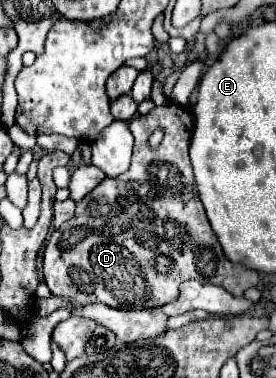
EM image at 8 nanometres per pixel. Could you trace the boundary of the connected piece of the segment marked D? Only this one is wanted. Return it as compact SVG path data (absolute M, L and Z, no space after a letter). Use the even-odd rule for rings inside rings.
M168 101L160 107L154 107L148 115L136 117L130 123L130 131L136 139L130 169L120 177L104 179L92 193L76 203L76 215L52 233L44 249L44 281L54 295L68 297L74 305L100 301L114 309L140 311L176 301L178 285L186 279L220 285L236 297L242 297L246 289L256 287L256 271L248 271L246 267L230 263L224 257L222 247L204 213L202 201L194 193L194 175L188 157L192 127L186 123L182 113L192 111L180 107L174 101ZM156 127L164 127L164 137L156 149L150 149L148 137Z

